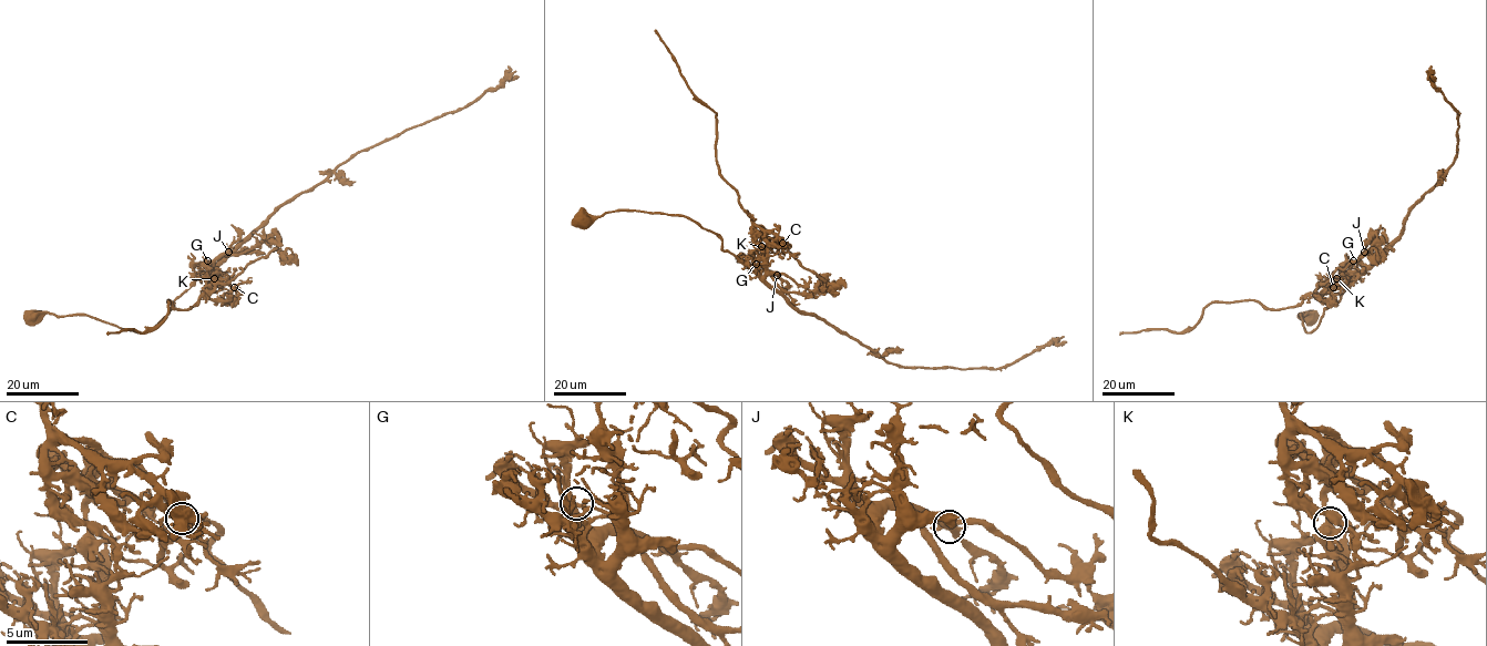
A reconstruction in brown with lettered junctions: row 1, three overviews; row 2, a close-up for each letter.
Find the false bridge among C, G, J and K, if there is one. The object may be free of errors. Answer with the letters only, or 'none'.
K

